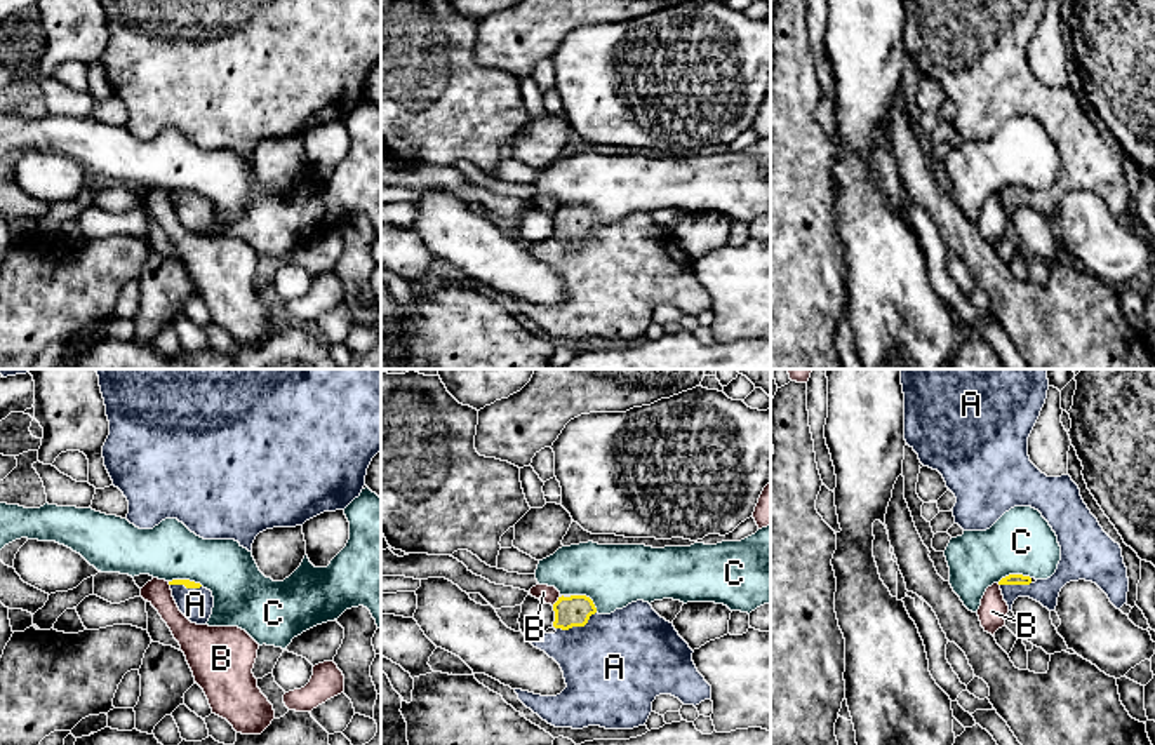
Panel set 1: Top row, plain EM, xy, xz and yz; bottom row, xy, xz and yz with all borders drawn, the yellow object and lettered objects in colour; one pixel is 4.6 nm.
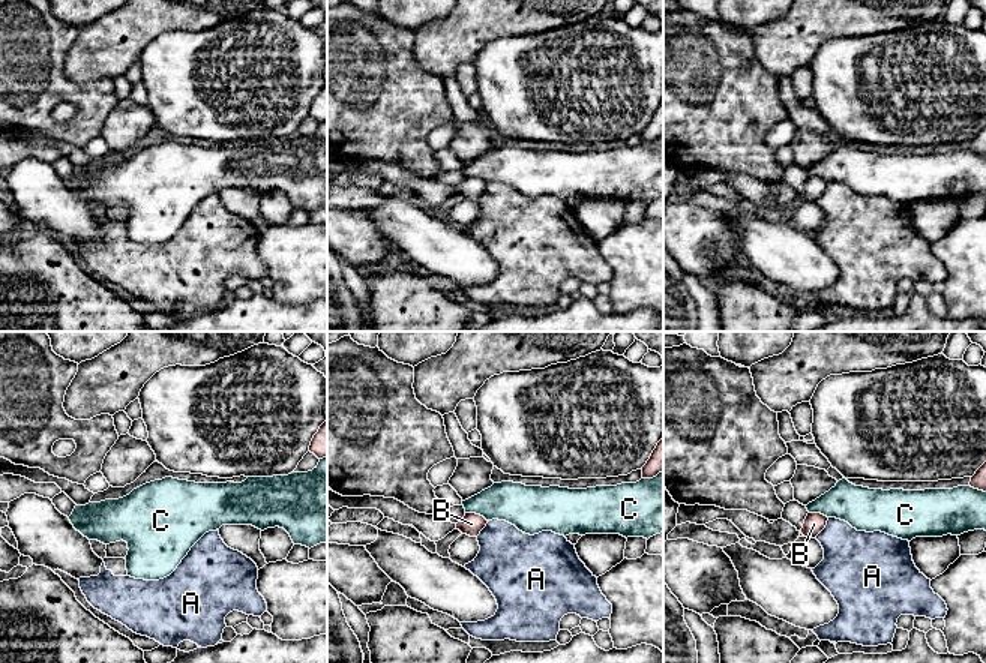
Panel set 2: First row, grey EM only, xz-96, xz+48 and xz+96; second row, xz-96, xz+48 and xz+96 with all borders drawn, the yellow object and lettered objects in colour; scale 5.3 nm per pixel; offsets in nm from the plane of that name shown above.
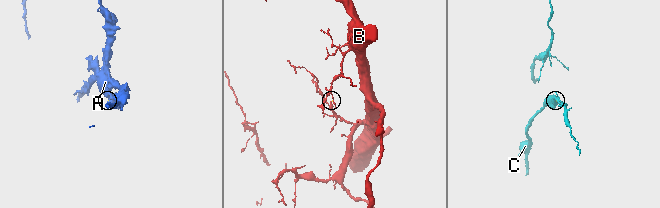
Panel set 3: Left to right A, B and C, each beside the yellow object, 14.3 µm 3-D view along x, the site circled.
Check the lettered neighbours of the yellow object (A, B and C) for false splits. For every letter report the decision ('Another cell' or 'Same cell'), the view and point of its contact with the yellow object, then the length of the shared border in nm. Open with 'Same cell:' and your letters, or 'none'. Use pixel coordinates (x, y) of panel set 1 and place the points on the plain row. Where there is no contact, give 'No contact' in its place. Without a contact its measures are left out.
Same cell: A
A: Same cell. Touches yellow at xz (574, 235). Shared border 220 nm
B: Another cell. Touches yellow at xz (559, 209). Shared border 70 nm
C: Another cell. Touches yellow at xy (186, 190). Shared border 160 nm

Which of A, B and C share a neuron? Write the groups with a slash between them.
A / B / C

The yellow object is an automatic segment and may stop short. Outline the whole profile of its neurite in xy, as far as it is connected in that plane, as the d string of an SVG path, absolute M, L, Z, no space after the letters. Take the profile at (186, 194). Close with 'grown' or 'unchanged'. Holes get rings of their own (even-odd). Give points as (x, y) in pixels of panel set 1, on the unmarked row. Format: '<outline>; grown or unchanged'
M172 190L169 195L179 221L191 233L205 235L214 218L212 202L190 190Z; grown

